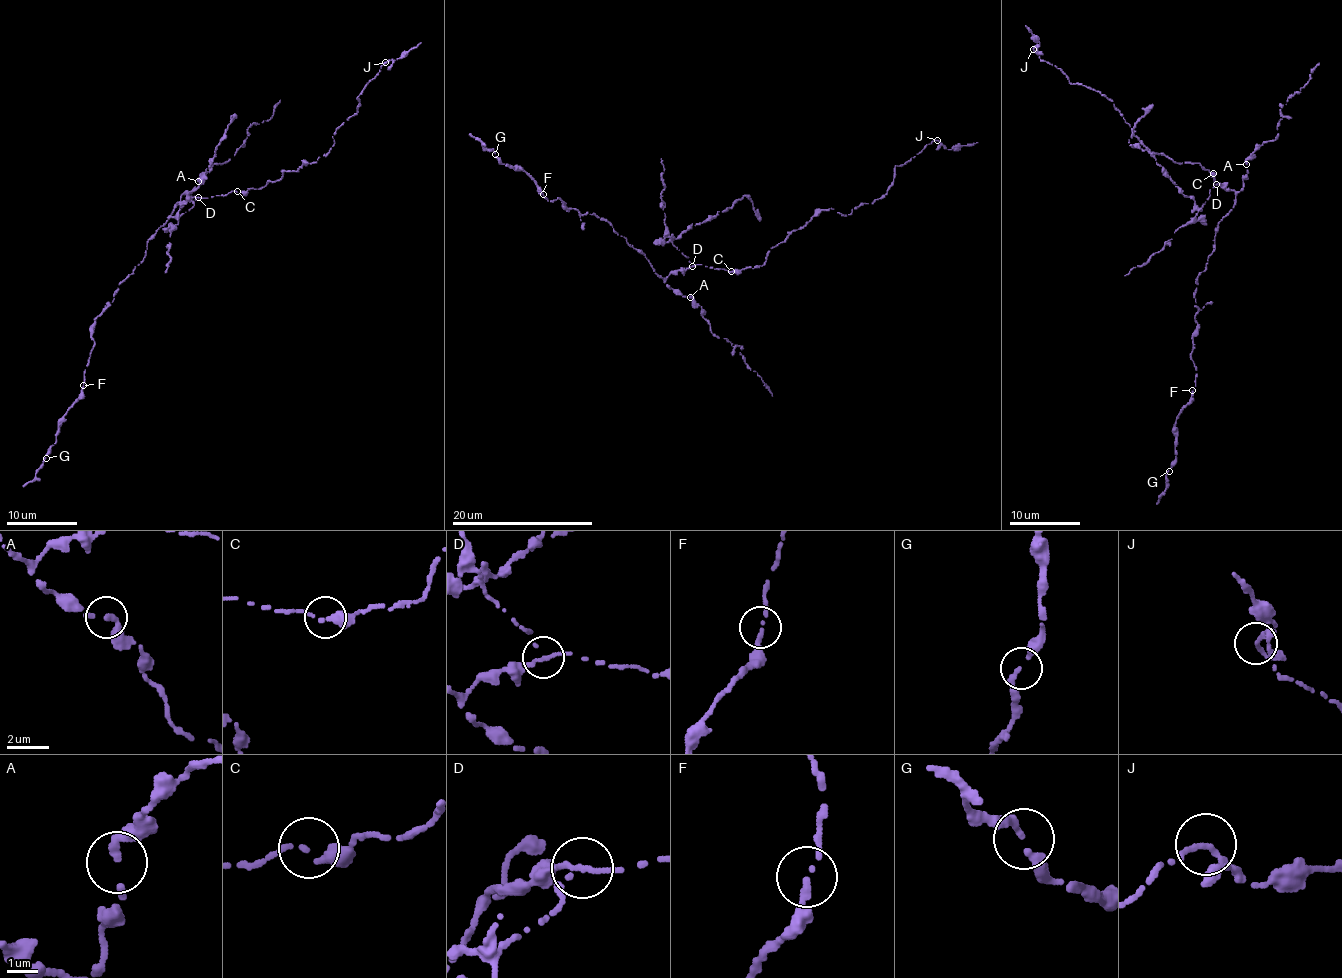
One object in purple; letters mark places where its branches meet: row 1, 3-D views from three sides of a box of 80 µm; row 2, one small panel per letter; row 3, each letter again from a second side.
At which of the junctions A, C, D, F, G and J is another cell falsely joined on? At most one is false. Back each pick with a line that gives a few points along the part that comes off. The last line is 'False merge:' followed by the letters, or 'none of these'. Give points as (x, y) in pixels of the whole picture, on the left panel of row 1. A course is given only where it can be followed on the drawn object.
D: Course of the part to remove: (198, 197), (194, 205), (177, 216), (188, 193), (195, 190), (235, 113)
False merge: D

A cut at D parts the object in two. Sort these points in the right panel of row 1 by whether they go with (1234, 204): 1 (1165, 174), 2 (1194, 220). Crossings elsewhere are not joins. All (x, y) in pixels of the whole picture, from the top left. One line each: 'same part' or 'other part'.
1: other part
2: other part

